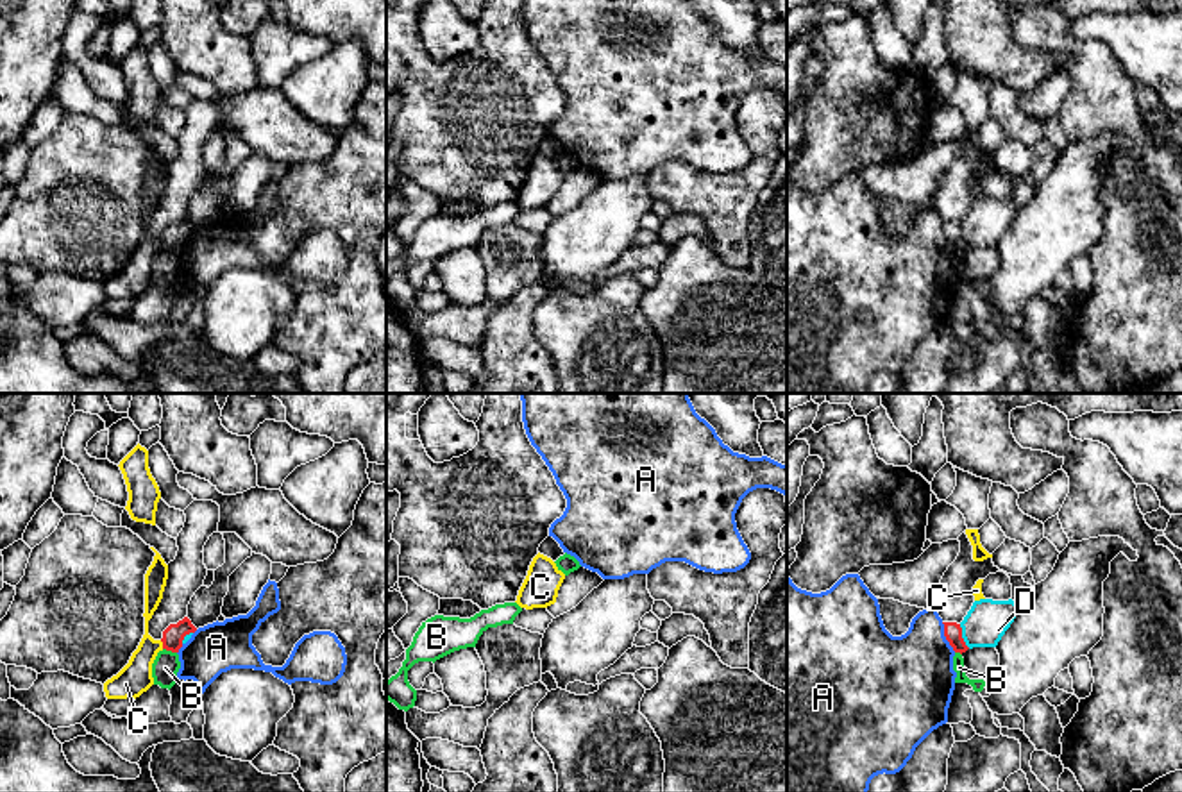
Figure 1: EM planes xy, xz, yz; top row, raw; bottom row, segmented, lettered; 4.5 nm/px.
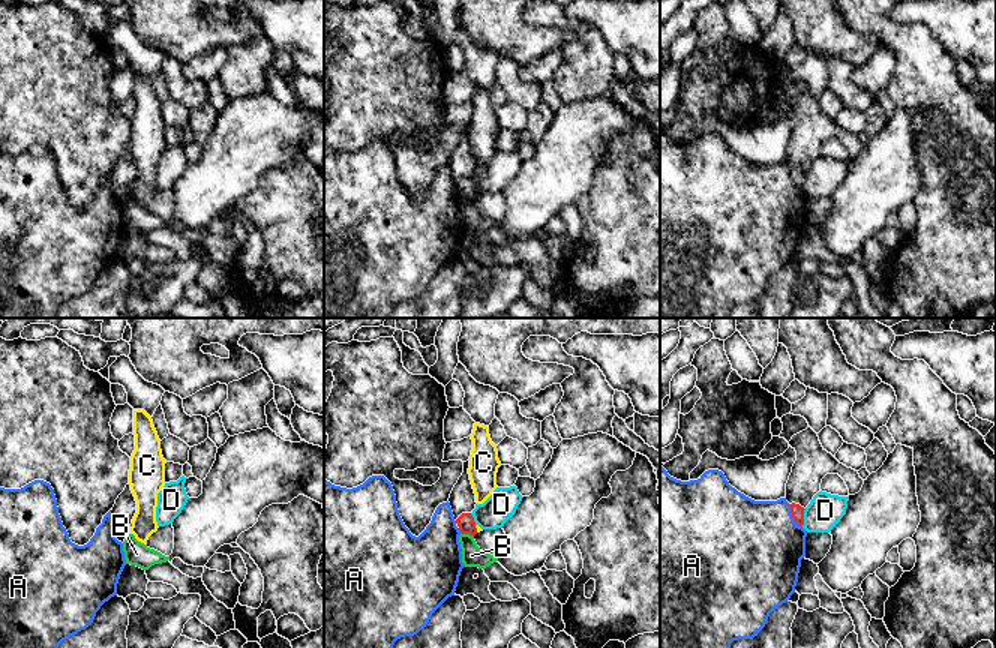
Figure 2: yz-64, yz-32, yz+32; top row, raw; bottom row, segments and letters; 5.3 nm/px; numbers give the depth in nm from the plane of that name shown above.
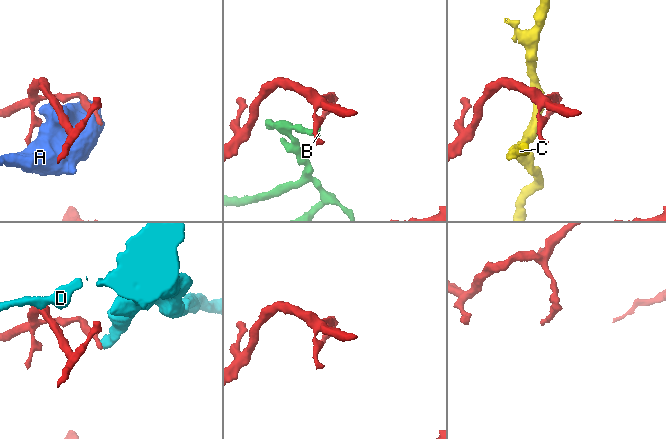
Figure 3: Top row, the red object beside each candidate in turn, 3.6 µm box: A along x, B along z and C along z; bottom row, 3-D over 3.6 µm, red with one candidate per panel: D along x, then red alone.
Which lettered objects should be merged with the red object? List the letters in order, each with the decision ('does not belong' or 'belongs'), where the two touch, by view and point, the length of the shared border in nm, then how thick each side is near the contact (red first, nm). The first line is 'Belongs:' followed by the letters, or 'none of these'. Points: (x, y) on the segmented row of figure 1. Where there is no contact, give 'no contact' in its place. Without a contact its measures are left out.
Belongs: none of these
A: does not belong; contact yz (945, 635); length 150 nm; calibres 80 and 400 nm
B: does not belong; contact xy (170, 649); length 70 nm; calibres 100 and 120 nm
C: does not belong; contact xy (163, 644); length 40 nm; calibres 100 and 150 nm
D: does not belong; contact yz (961, 637); length 120 nm; calibres 80 and 190 nm

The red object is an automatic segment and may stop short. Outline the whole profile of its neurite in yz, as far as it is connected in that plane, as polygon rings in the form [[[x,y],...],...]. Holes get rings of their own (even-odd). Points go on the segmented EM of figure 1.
[[[942,622],[944,624],[944,636],[953,647],[955,653],[966,653],[969,647],[966,645],[962,638],[962,628],[957,622]]]

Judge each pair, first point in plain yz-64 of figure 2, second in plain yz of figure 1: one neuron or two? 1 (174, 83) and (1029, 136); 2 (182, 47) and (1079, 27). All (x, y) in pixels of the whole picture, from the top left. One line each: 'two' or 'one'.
1: one
2: two

